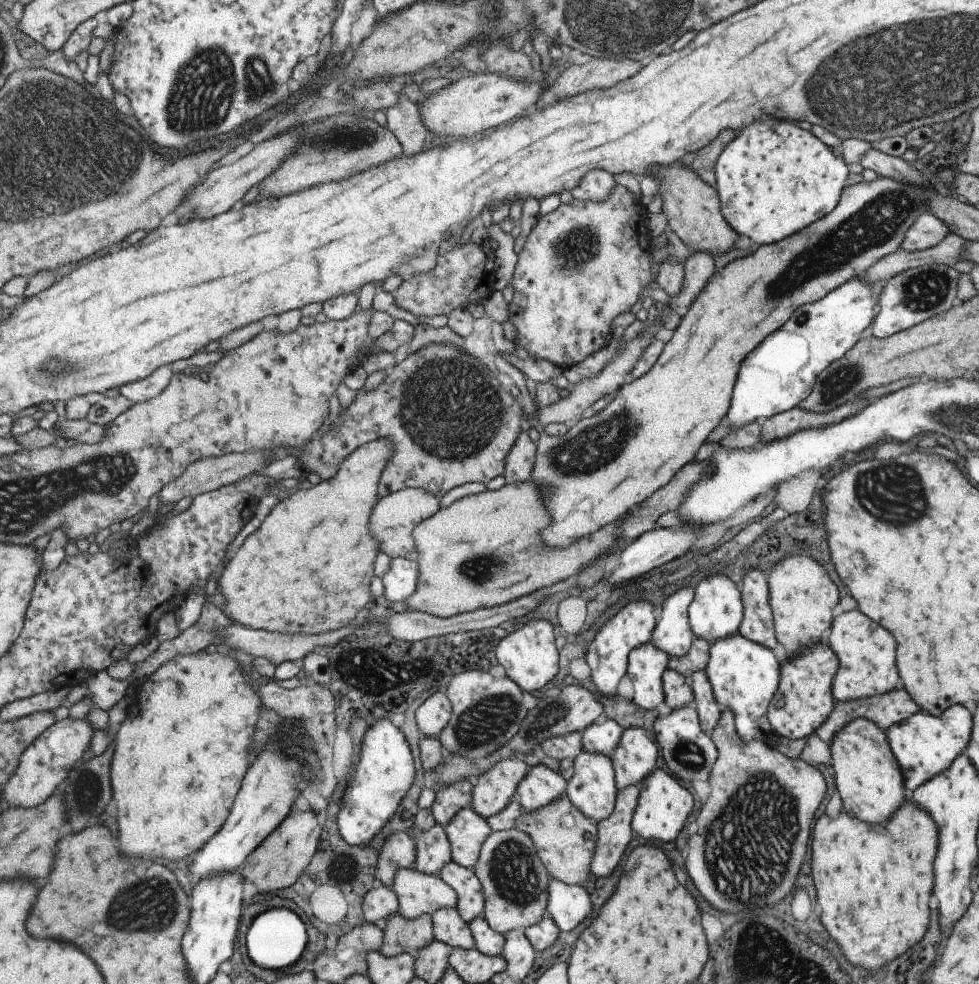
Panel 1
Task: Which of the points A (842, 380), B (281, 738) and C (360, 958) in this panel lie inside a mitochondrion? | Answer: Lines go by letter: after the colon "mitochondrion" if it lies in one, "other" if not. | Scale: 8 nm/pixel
A: mitochondrion
B: other
C: other

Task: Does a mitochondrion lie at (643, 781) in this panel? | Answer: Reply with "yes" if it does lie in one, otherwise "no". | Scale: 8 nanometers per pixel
no

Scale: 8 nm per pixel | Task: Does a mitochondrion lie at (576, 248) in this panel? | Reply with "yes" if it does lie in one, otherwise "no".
yes

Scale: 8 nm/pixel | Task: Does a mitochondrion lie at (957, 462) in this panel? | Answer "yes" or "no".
no

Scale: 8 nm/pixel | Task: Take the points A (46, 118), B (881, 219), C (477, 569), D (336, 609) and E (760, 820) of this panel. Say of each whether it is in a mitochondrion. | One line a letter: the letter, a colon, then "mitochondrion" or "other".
A: mitochondrion
B: mitochondrion
C: mitochondrion
D: other
E: mitochondrion

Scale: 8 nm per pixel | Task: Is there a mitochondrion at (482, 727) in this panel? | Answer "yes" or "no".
yes

